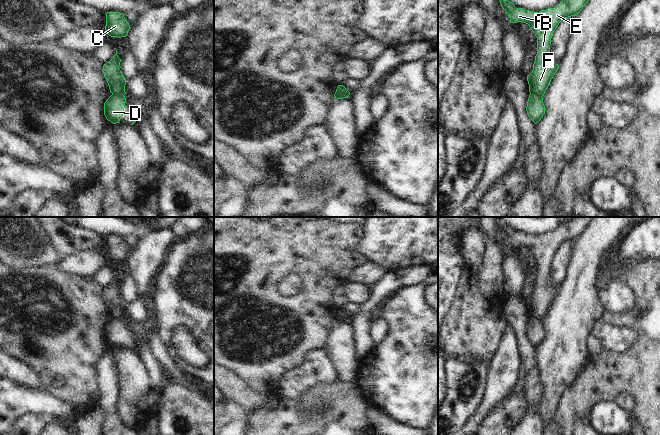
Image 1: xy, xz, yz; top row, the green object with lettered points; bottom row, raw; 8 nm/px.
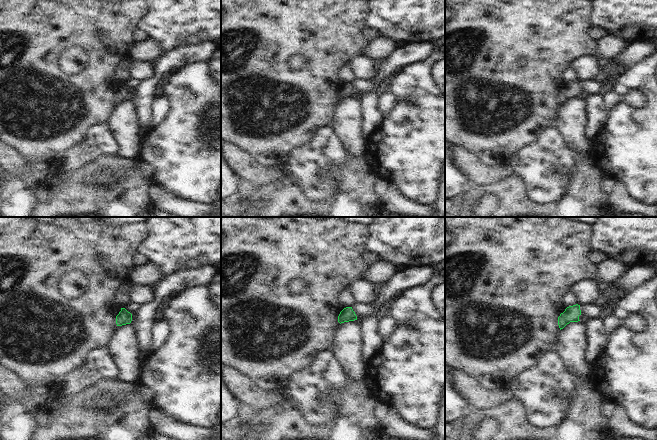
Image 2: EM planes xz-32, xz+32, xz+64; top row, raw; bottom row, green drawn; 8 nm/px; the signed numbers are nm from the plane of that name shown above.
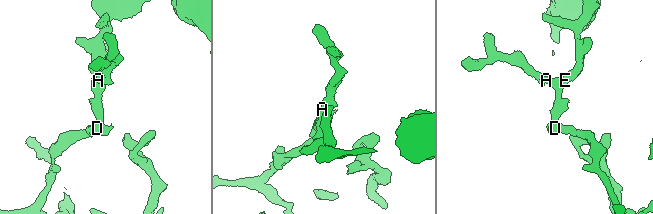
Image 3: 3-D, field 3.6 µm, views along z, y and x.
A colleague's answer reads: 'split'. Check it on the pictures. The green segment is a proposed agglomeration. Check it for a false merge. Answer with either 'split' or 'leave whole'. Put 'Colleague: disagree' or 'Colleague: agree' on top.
Colleague: agree
split

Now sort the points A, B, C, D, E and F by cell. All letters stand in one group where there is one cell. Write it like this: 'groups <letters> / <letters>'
groups A B C E F / D

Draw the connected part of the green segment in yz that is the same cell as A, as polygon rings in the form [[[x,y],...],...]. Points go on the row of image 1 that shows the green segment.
[[[500,0],[501,7],[510,17],[511,23],[524,22],[537,37],[537,54],[532,72],[527,76],[529,92],[543,96],[551,79],[558,70],[550,54],[551,38],[559,23],[568,17],[577,16],[589,0],[562,0],[554,8],[531,12],[516,8],[508,0]]]

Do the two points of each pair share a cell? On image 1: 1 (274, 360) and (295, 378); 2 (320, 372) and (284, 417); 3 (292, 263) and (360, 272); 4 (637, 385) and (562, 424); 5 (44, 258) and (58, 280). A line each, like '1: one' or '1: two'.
1: two
2: two
3: two
4: one
5: two

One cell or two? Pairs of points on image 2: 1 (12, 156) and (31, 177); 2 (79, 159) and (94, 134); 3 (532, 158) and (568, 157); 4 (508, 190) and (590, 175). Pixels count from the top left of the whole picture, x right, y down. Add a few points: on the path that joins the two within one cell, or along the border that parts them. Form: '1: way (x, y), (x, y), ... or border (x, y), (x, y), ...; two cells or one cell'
1: way (17, 161), (27, 172); one cell
2: way (83, 153), (94, 140); one cell
3: way (541, 158), (559, 158); one cell
4: way (529, 206), (560, 206), (570, 196); one cell

